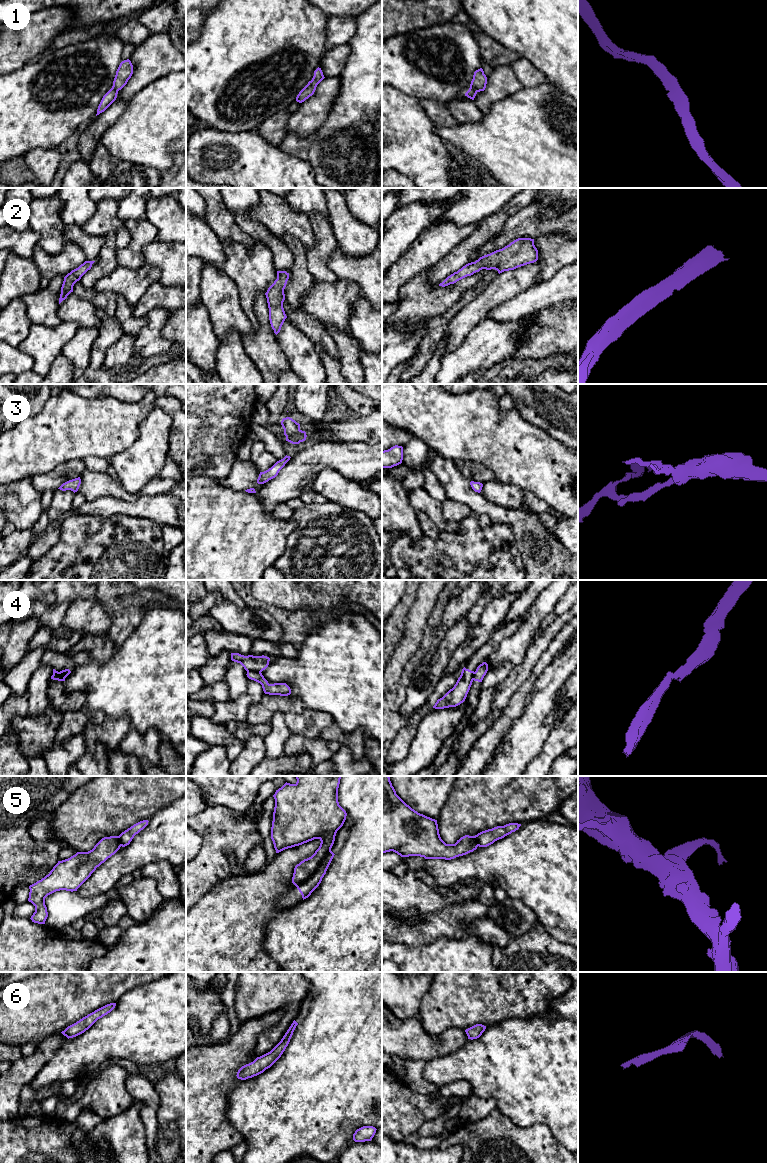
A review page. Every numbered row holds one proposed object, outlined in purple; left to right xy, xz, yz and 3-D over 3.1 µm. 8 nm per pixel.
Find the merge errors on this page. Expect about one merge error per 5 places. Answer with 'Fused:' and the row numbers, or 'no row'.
Fused: 4, 5

